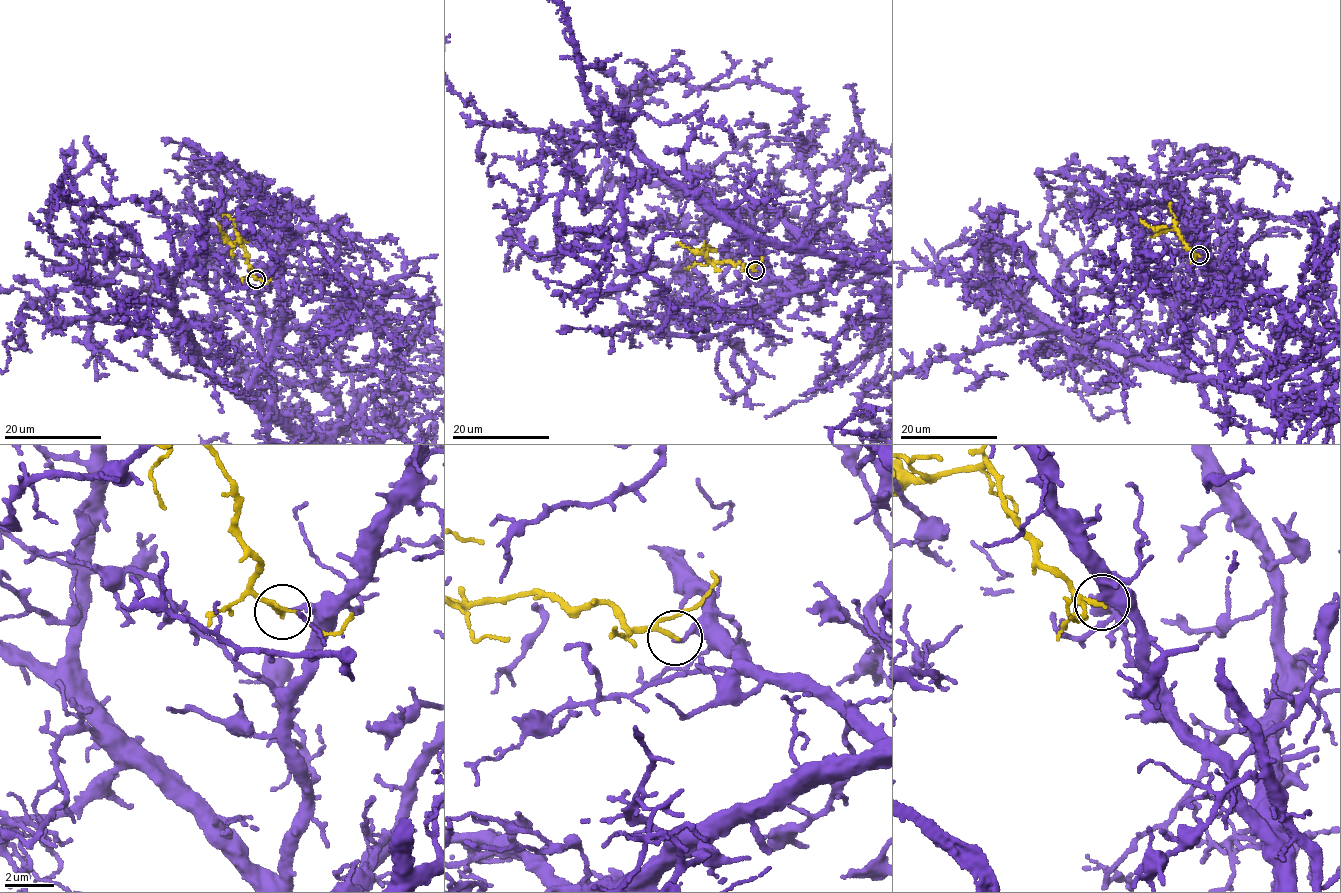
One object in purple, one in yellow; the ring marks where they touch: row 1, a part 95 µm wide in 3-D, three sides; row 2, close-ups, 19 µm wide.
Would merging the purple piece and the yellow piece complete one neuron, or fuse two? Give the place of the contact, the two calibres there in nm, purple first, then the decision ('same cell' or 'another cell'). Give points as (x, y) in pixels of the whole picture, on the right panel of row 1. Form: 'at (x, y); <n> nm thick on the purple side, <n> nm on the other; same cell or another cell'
at (1199, 255); 130 nm thick on the purple side, 140 nm on the other; another cell

